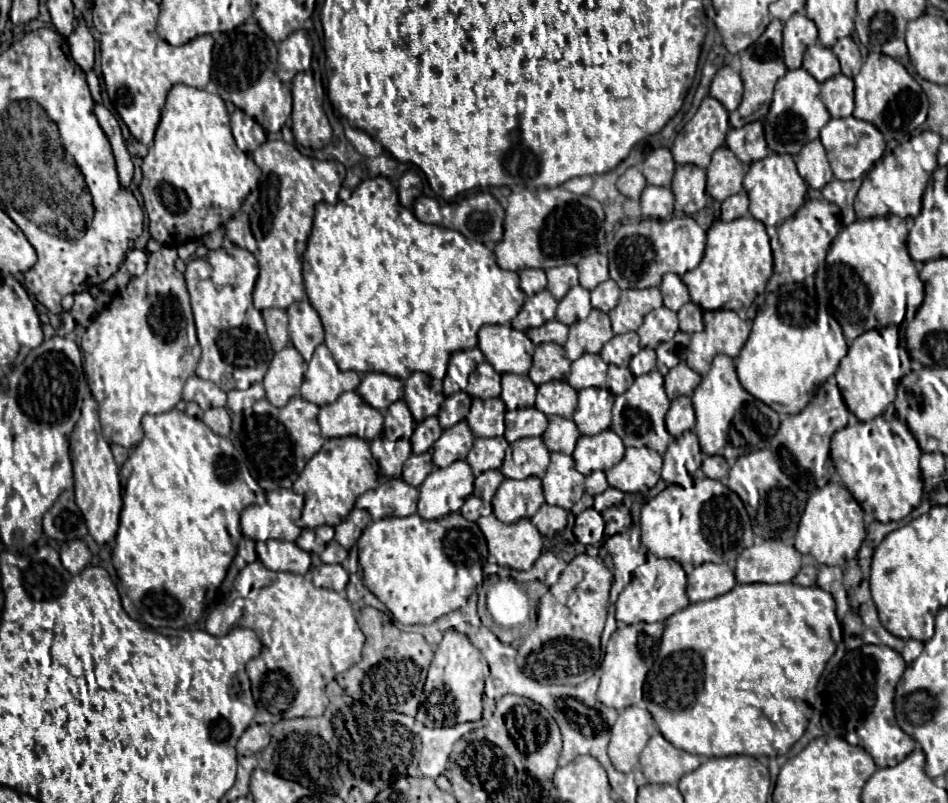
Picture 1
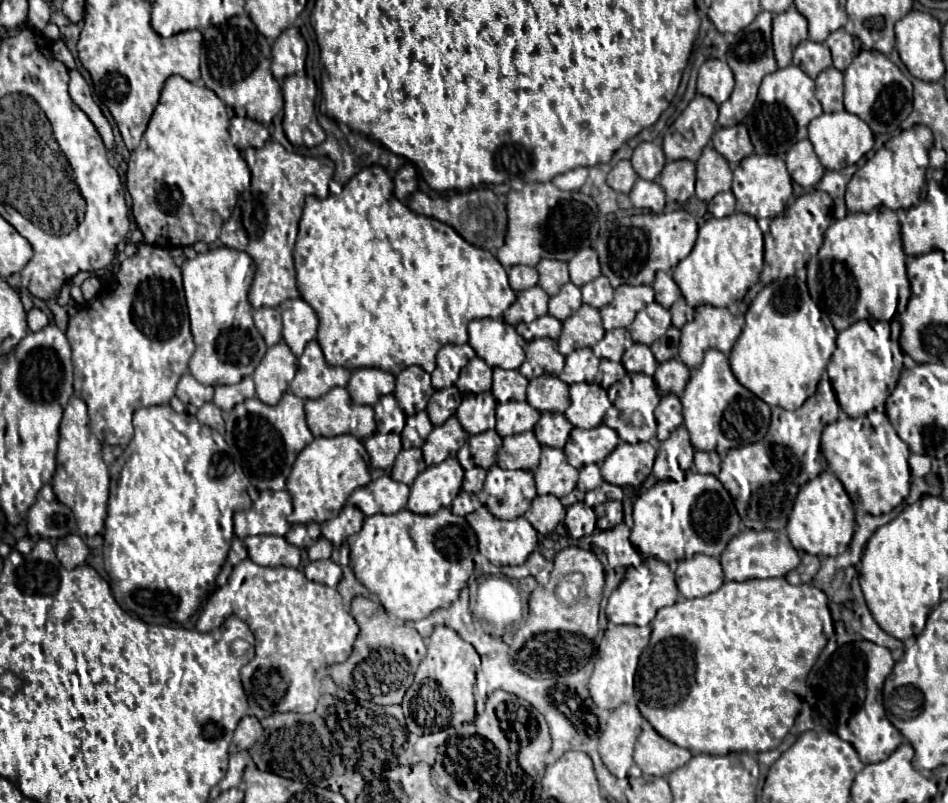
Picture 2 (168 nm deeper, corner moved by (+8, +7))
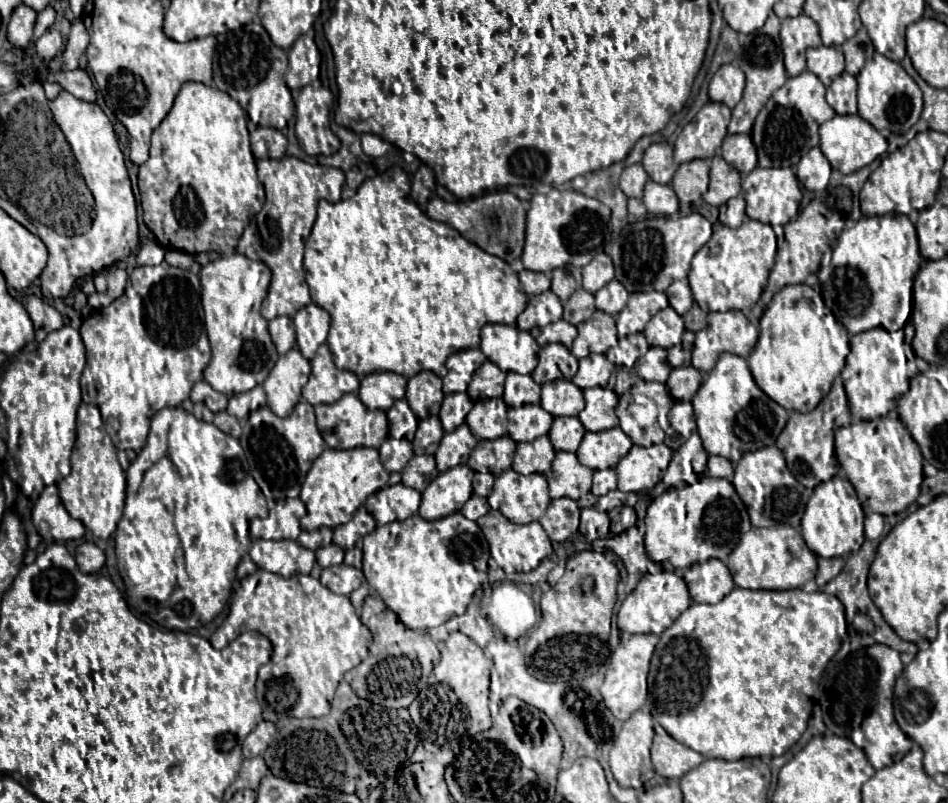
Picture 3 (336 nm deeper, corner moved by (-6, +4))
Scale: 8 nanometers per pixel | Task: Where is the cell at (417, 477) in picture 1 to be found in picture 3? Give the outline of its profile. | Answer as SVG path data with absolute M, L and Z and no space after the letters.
M414 455L402 471L402 483L416 491L424 491L426 485L438 475L434 455Z

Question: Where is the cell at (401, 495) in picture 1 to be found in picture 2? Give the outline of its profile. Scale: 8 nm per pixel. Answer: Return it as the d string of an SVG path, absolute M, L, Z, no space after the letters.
M382 476L376 482L370 482L362 488L356 488L348 498L348 504L360 508L364 514L396 514L406 508L410 488L402 482Z

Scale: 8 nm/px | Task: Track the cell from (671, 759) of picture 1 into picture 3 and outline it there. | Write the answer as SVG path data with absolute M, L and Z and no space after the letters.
M654 723L654 731L656 737L652 743L652 765L658 775L678 779L704 761L700 753L674 741L658 723Z

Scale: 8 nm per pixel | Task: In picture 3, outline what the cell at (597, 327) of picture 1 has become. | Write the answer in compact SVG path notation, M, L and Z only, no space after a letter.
M596 311L590 321L578 325L578 337L572 343L572 353L574 357L582 359L590 353L606 353L616 343L618 337L614 317L604 311Z

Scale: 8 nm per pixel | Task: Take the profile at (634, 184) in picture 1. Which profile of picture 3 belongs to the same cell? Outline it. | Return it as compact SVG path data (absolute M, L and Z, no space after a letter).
M640 163L624 167L624 173L620 175L620 189L628 195L628 197L642 197L644 185L648 181L648 173L644 171L644 167Z

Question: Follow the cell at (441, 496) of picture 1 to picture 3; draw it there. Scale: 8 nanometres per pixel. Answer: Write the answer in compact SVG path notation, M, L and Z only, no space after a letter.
M456 465L440 473L422 493L420 517L434 521L456 513L472 497L474 471L468 465Z

